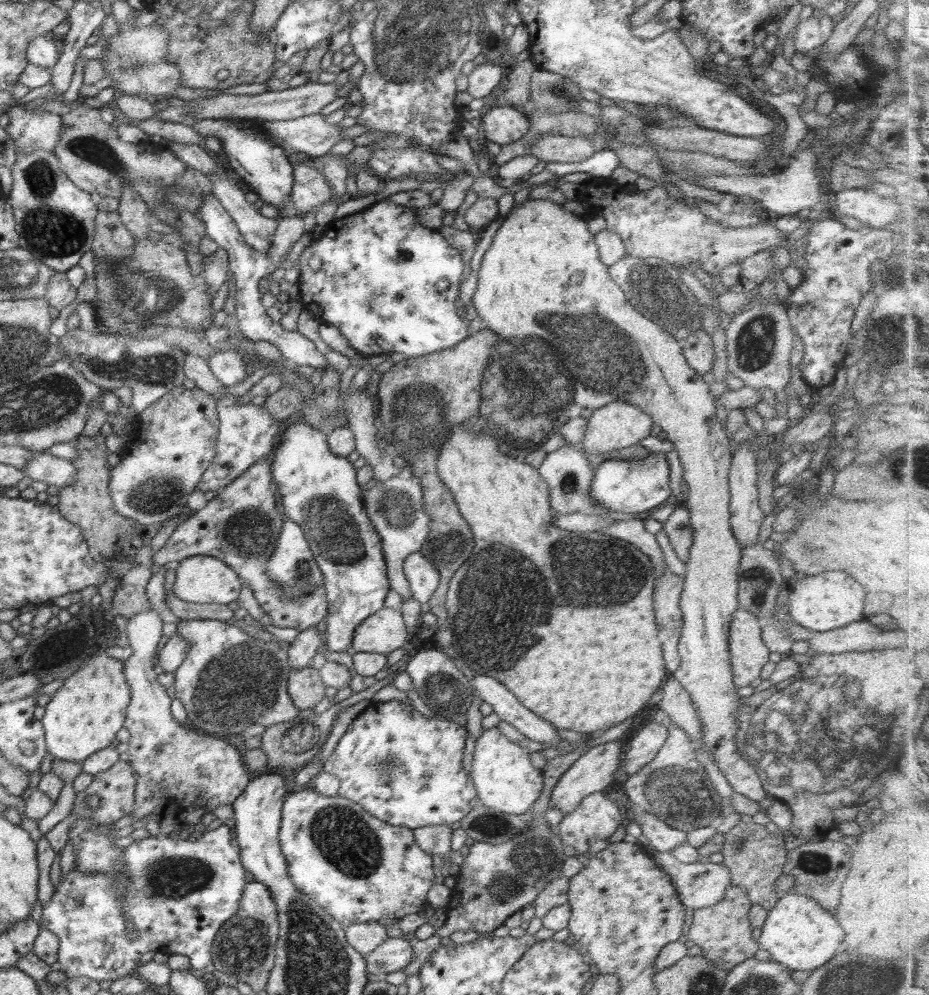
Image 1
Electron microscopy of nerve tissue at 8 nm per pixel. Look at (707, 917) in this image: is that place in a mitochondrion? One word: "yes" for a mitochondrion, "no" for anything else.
no

